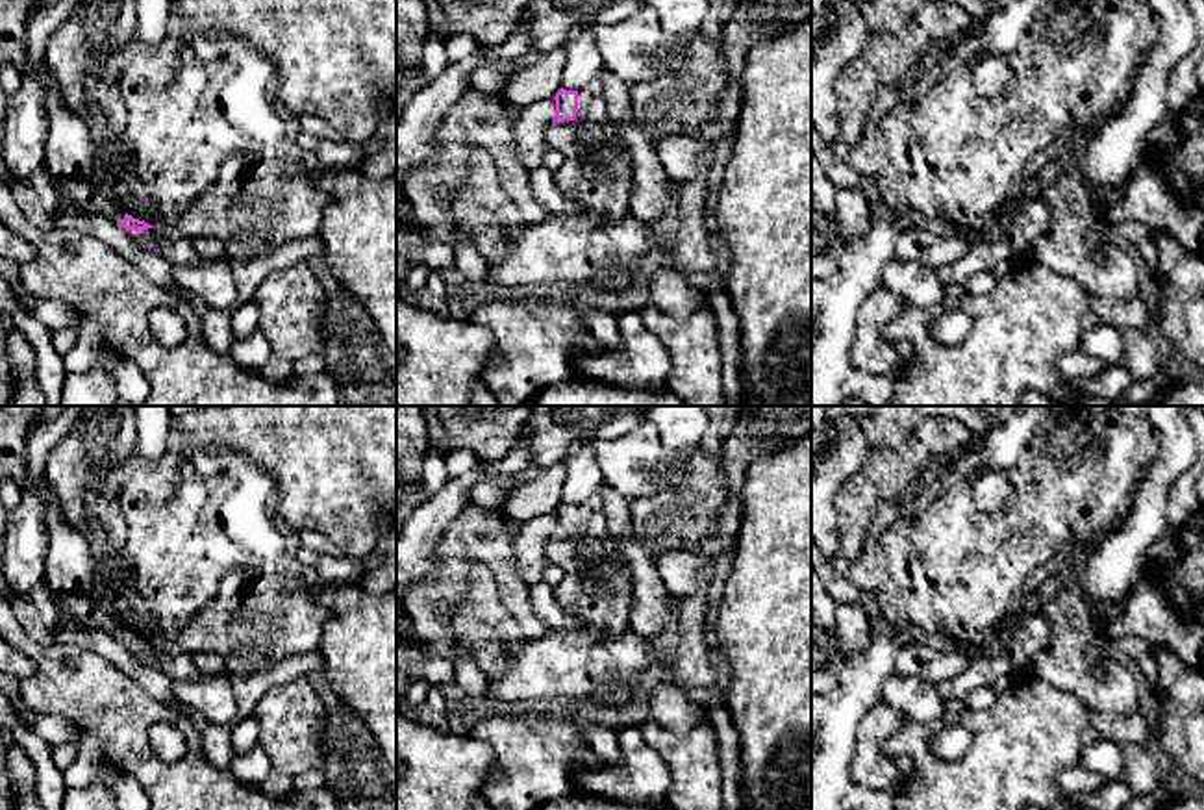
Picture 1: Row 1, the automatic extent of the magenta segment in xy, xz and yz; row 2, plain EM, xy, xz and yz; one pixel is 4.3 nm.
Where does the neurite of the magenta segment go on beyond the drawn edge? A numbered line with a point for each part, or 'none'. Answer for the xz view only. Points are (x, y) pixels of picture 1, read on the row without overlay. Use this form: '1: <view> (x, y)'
1: xz (588, 545)

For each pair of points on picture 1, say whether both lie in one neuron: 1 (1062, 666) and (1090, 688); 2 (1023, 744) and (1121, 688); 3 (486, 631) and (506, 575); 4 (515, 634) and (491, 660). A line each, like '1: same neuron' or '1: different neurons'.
1: same neuron
2: different neurons
3: different neurons
4: same neuron

